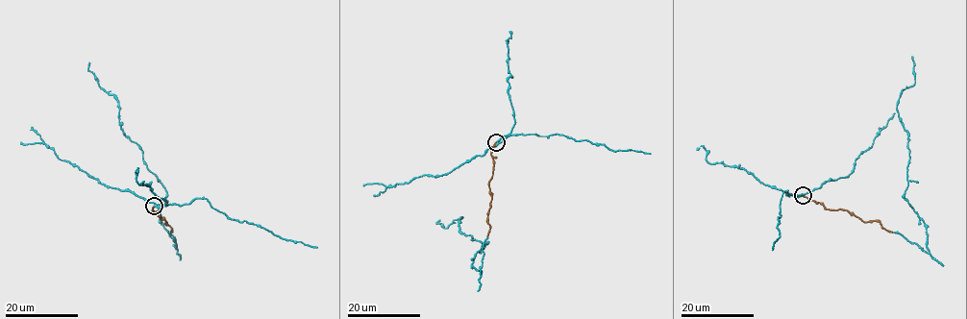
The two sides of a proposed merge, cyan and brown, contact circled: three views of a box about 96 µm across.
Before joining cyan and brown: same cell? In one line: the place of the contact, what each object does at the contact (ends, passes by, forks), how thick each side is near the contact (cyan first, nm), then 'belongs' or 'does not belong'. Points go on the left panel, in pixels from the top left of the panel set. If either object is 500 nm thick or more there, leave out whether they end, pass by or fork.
at (154, 206); cyan ends there; brown ends there; 320 nm thick on the cyan side, 190 nm on the other; belongs

